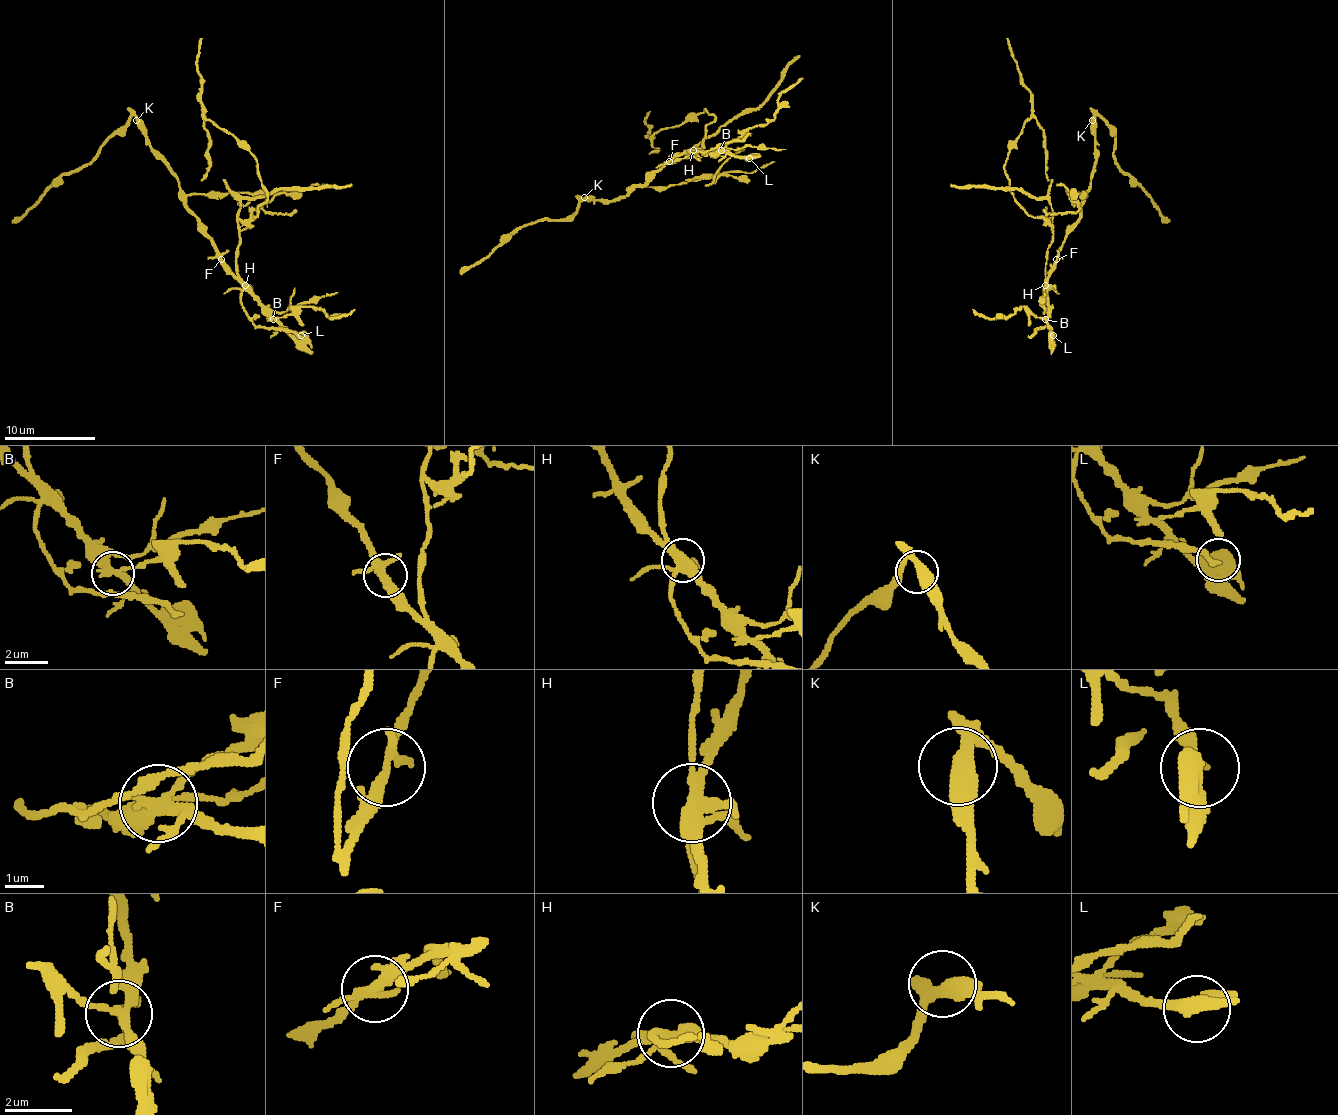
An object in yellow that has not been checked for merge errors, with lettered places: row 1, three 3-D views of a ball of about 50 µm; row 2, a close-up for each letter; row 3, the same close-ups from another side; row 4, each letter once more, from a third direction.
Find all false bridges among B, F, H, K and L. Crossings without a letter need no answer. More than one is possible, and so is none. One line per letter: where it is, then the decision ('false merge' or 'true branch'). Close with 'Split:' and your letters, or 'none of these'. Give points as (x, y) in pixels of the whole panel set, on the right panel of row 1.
B: place (1045, 319); false merge
F: place (1056, 259); true branch
H: place (1045, 285); false merge
K: place (1092, 120); true branch
L: place (1053, 335); true branch
Split: B, H

